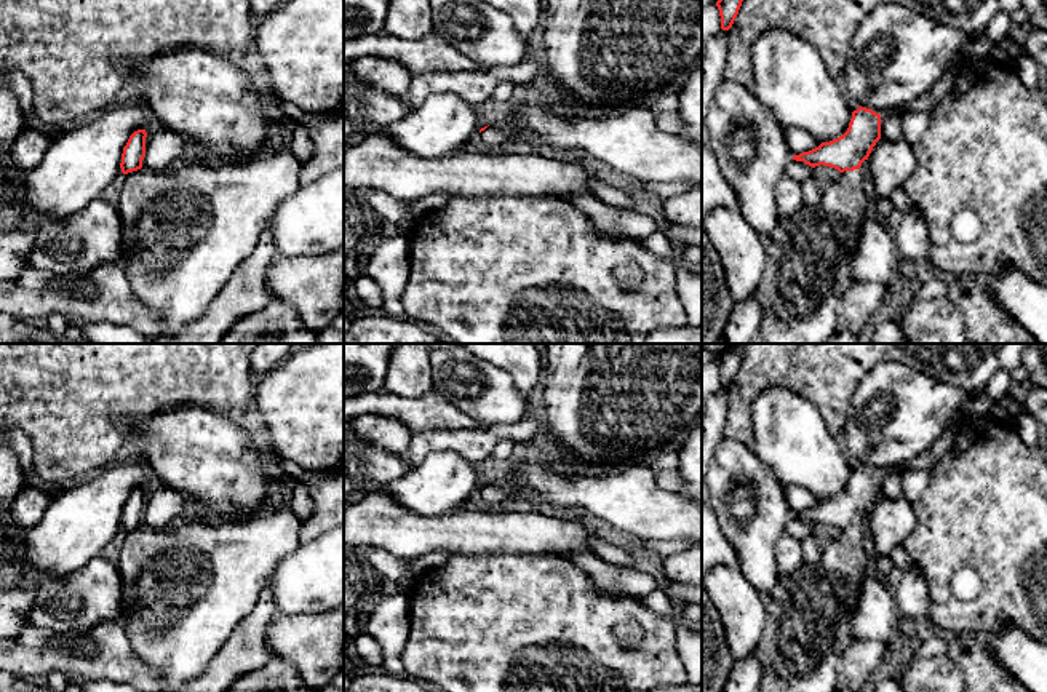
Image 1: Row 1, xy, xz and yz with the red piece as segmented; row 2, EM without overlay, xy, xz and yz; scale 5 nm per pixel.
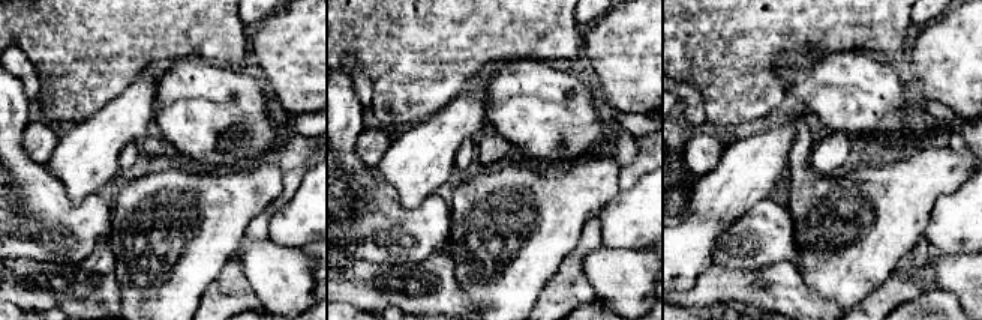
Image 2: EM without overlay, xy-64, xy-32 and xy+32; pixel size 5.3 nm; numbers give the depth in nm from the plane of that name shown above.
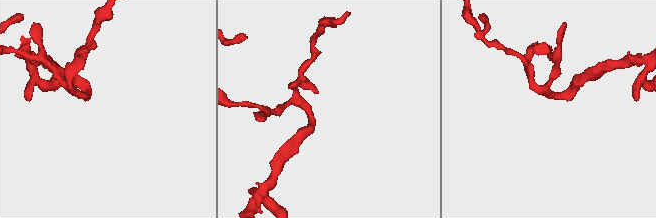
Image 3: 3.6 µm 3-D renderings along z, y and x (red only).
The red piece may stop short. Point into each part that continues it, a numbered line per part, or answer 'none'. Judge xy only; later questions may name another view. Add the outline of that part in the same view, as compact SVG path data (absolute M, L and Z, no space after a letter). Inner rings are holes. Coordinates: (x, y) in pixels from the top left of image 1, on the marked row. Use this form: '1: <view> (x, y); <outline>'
1: xy (184, 232); M262 147L256 153L217 166L189 165L169 171L123 174L118 214L121 219L121 265L133 292L161 315L163 336L195 323L233 272L254 251L261 232L272 222L278 205L301 189L302 163L291 149Z

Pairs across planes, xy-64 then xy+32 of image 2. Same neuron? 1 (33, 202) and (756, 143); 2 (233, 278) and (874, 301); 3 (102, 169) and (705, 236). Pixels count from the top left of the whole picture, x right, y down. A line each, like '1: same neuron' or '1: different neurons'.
1: different neurons
2: same neuron
3: same neuron

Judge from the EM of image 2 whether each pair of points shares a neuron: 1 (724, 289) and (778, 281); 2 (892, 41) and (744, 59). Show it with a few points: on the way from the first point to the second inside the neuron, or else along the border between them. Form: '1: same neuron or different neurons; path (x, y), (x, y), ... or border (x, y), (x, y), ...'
1: same neuron; path (738, 287), (754, 287), (765, 280)
2: same neuron; path (855, 32), (781, 32)

